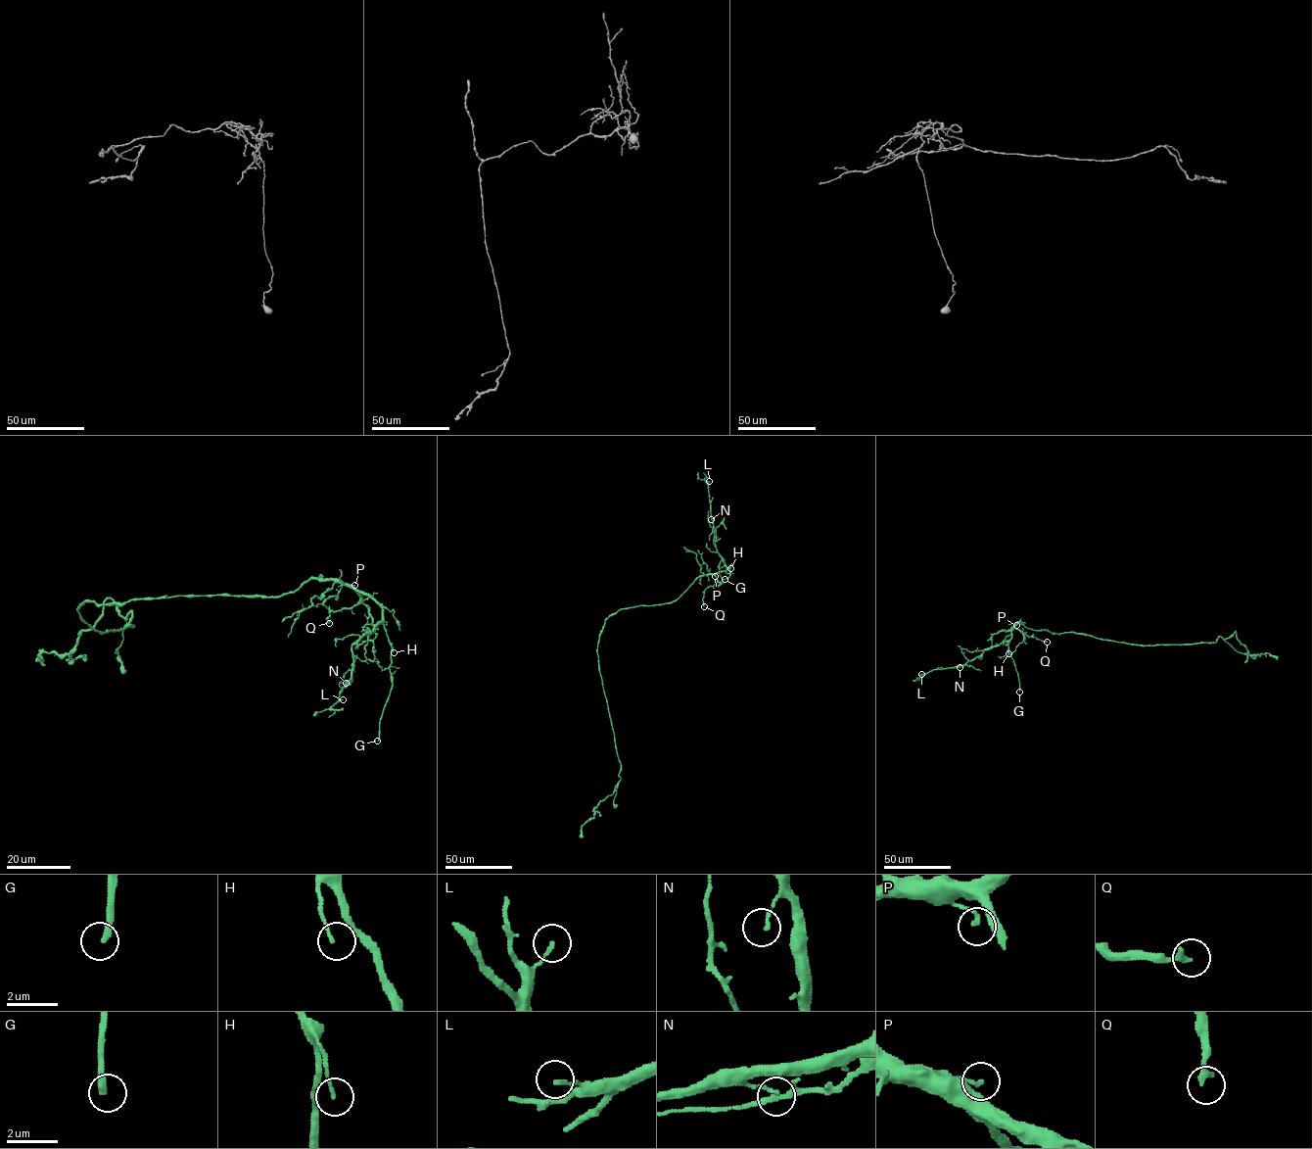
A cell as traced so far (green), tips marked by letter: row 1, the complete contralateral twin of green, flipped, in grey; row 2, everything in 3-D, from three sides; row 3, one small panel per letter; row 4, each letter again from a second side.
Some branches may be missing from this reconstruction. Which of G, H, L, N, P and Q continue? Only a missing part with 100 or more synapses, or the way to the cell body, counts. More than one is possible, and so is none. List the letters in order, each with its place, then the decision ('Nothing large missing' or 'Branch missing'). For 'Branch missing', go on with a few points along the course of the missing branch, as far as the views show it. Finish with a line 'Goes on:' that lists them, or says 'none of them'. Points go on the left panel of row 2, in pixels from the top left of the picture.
G: Place: (377, 741). Branch missing. Course of what is missing: (377, 741), (387, 793), (415, 845), (417, 872)
H: Place: (394, 652). Nothing large missing
L: Place: (343, 699). Nothing large missing
N: Place: (346, 683). Nothing large missing
P: Place: (354, 585). Nothing large missing
Q: Place: (329, 623). Nothing large missing
Goes on: G

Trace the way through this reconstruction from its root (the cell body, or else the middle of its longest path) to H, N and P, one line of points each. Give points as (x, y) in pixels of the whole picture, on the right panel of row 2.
H: (1060, 633), (1033, 630), (1016, 623), (1007, 642), (1008, 653)
N: (1060, 633), (1033, 630), (1016, 623), (1008, 641), (986, 648), (960, 667)
P: (1060, 633), (1033, 630), (1019, 623), (1016, 625)

